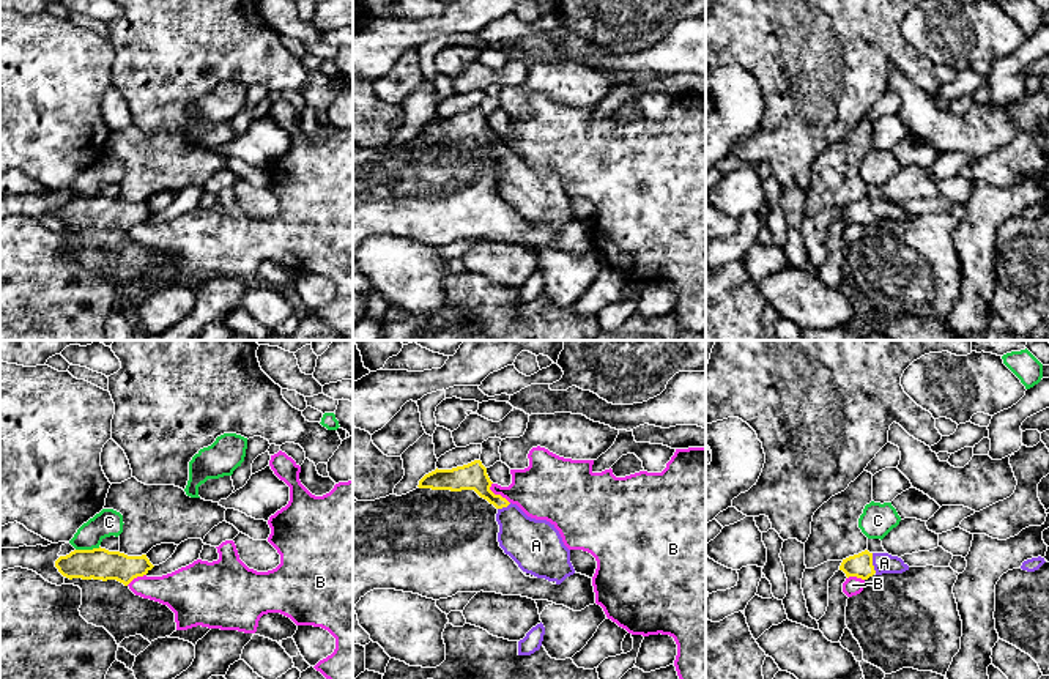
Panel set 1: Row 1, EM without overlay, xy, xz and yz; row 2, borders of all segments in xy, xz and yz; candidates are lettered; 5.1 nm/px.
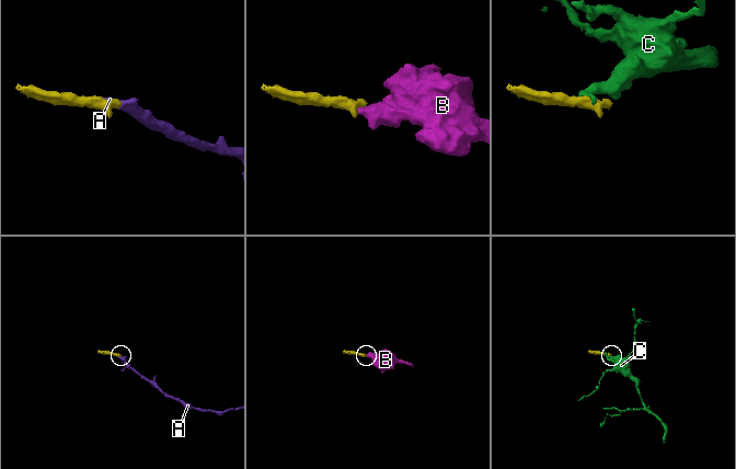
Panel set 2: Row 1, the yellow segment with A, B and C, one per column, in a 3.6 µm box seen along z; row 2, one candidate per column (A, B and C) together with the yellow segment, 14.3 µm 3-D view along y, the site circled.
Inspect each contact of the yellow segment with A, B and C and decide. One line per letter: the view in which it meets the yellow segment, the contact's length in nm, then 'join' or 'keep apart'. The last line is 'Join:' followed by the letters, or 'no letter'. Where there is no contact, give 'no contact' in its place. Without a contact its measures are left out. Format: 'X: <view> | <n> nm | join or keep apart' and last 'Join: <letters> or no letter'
A: yz | 110 nm | join
B: xz | 140 nm | keep apart
C: xy | 130 nm | keep apart
Join: A

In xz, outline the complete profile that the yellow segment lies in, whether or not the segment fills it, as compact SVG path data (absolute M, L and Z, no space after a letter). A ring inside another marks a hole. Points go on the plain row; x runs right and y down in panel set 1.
M480 107L452 117L435 117L419 128L419 135L432 137L474 137L498 156L498 189L518 214L537 225L561 232L575 221L570 197L564 192L559 178L547 167L528 164L517 151L495 142L491 128Z

